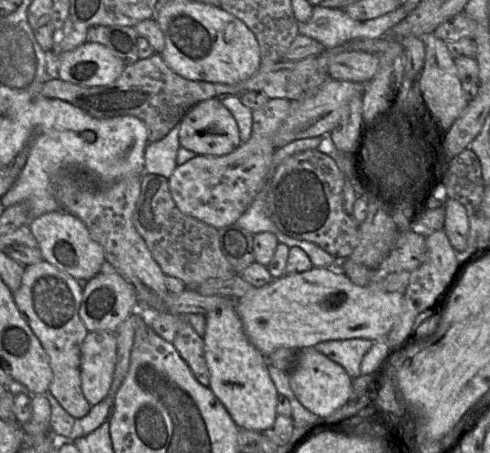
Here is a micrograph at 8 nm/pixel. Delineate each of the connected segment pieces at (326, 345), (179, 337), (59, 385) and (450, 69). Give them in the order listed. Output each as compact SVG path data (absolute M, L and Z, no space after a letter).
M363 338L323 341L314 348L332 361L341 365L354 379L361 375L360 365L365 354L371 349L374 341Z
M185 317L179 321L179 328L172 344L186 361L198 382L209 387L210 372L204 356L203 338L195 332Z
M42 260L25 266L21 285L13 293L18 310L48 356L53 374L48 390L75 419L87 415L92 407L81 388L81 347L88 333L79 316L82 290L80 281Z
M429 33L421 37L425 44L425 61L418 76L418 90L421 100L436 119L439 126L448 131L461 115L469 101L465 98L462 81L458 76L454 58L447 49L446 42Z

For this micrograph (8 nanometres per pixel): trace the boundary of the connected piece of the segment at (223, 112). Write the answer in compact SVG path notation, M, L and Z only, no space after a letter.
M218 97L204 100L188 111L180 122L179 142L181 147L203 156L223 156L242 144L235 118Z

